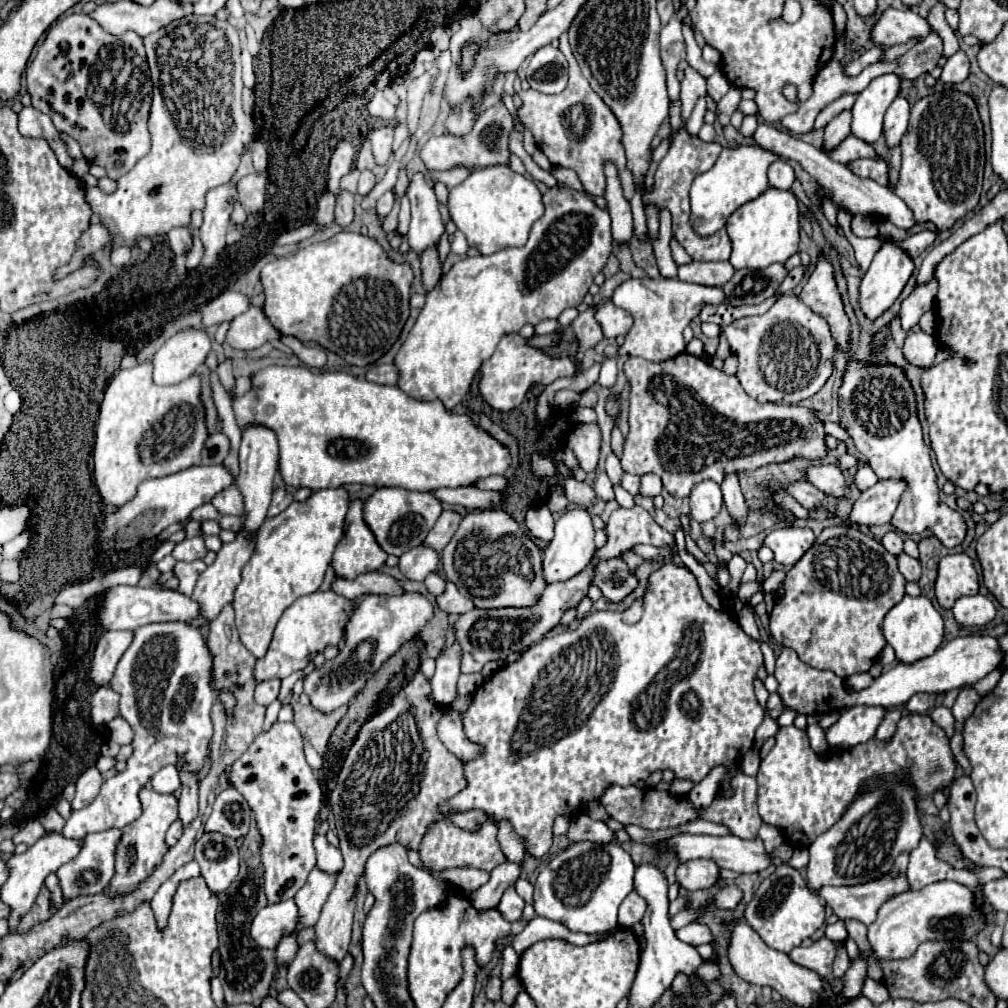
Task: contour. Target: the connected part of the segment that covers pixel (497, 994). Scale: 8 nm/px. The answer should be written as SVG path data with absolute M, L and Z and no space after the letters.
M491 977L487 987L485 987L485 993L487 993L489 1001L499 1001L501 999L501 979L499 977Z

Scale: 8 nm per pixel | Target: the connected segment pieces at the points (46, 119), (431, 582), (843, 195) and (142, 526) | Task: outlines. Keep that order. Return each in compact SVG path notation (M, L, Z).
M31 105L23 107L23 111L19 113L19 133L27 135L27 137L45 137L51 143L59 163L67 169L73 167L75 159L69 155L67 143L61 139L61 133L55 129L55 125L47 113L43 113Z
M431 573L427 579L425 579L425 585L427 585L427 591L433 593L433 595L441 595L445 591L445 579L439 575L439 573Z
M759 123L759 127L753 133L753 141L763 145L763 147L771 147L771 151L775 151L777 155L783 155L783 159L795 159L803 165L803 169L821 185L821 189L825 193L831 195L831 201L837 207L845 207L851 213L871 213L871 215L883 215L885 219L889 219L893 225L901 227L901 229L911 229L915 225L915 217L913 211L887 187L877 185L871 179L859 179L857 175L853 175L845 165L831 161L823 149L817 149L793 135L789 135L787 131L781 131L769 123Z
M223 463L221 465L195 465L175 475L167 475L161 479L149 479L147 483L139 485L139 491L131 503L123 505L117 513L105 519L103 531L99 535L99 545L103 547L103 551L129 549L131 539L141 541L141 539L159 535L171 523L185 521L195 507L209 503L217 493L225 491L227 487L235 483L237 483L237 477L231 475L229 467L225 467Z

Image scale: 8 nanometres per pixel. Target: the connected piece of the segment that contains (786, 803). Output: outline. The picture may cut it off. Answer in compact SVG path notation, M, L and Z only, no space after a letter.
M925 713L903 715L891 739L869 739L867 743L837 753L817 755L805 731L795 725L779 727L775 747L761 761L757 773L757 803L765 823L779 829L785 841L793 847L809 847L823 831L831 829L861 795L863 785L883 775L901 775L915 789L917 801L943 791L955 781L957 761L949 747L947 733Z

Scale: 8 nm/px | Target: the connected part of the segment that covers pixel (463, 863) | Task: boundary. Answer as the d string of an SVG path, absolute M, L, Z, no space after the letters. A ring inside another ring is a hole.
M439 821L439 823L433 823L431 831L423 837L419 855L421 855L421 861L435 871L443 871L451 867L479 867L479 869L491 871L493 867L505 861L505 855L501 853L499 843L495 839L495 833L497 831L493 823L483 823L479 825L477 833L469 833L469 831L453 827L447 821Z

